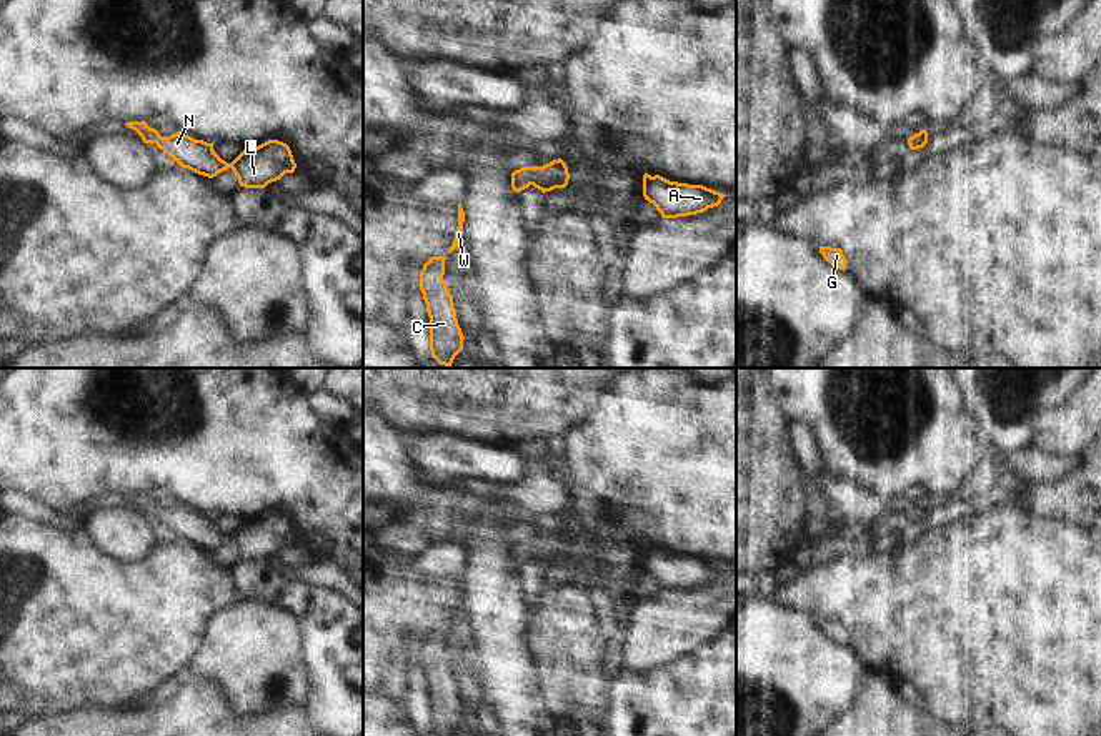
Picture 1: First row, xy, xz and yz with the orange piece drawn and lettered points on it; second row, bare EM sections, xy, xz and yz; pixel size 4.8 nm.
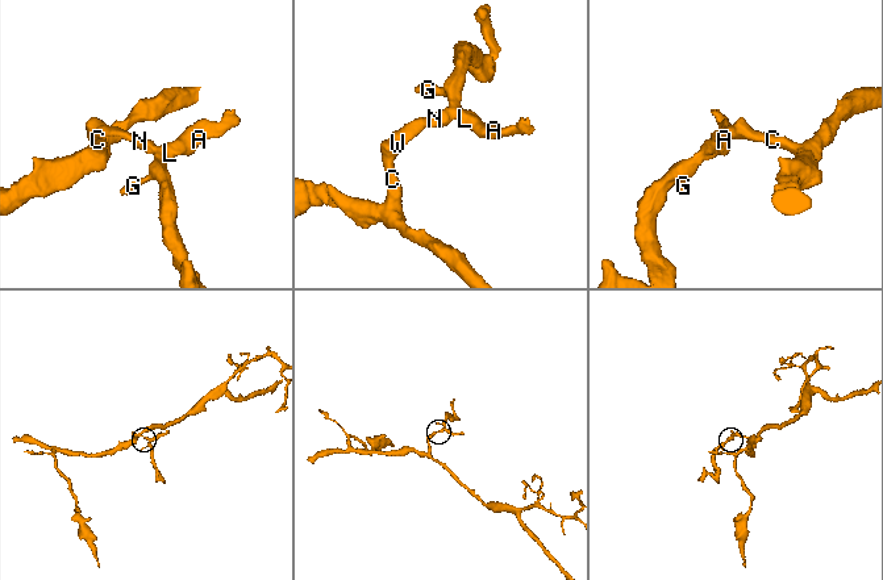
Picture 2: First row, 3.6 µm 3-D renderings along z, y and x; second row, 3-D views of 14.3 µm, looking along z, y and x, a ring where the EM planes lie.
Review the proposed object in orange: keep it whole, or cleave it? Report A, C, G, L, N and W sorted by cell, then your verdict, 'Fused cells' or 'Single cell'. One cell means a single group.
Groups: A C G L N W. Single cell

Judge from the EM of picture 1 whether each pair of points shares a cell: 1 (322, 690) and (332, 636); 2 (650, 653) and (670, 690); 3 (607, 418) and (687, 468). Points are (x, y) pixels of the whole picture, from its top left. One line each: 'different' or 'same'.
1: same
2: different
3: same

